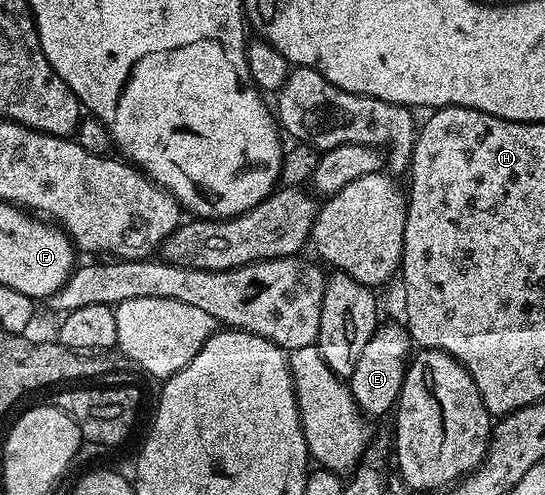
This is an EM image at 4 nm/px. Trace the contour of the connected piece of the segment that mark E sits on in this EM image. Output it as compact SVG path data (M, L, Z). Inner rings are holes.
M385 322L374 332L373 337L364 345L360 360L356 361L356 367L348 380L353 399L364 415L373 419L386 413L388 415L395 408L411 355L410 335L401 322Z

